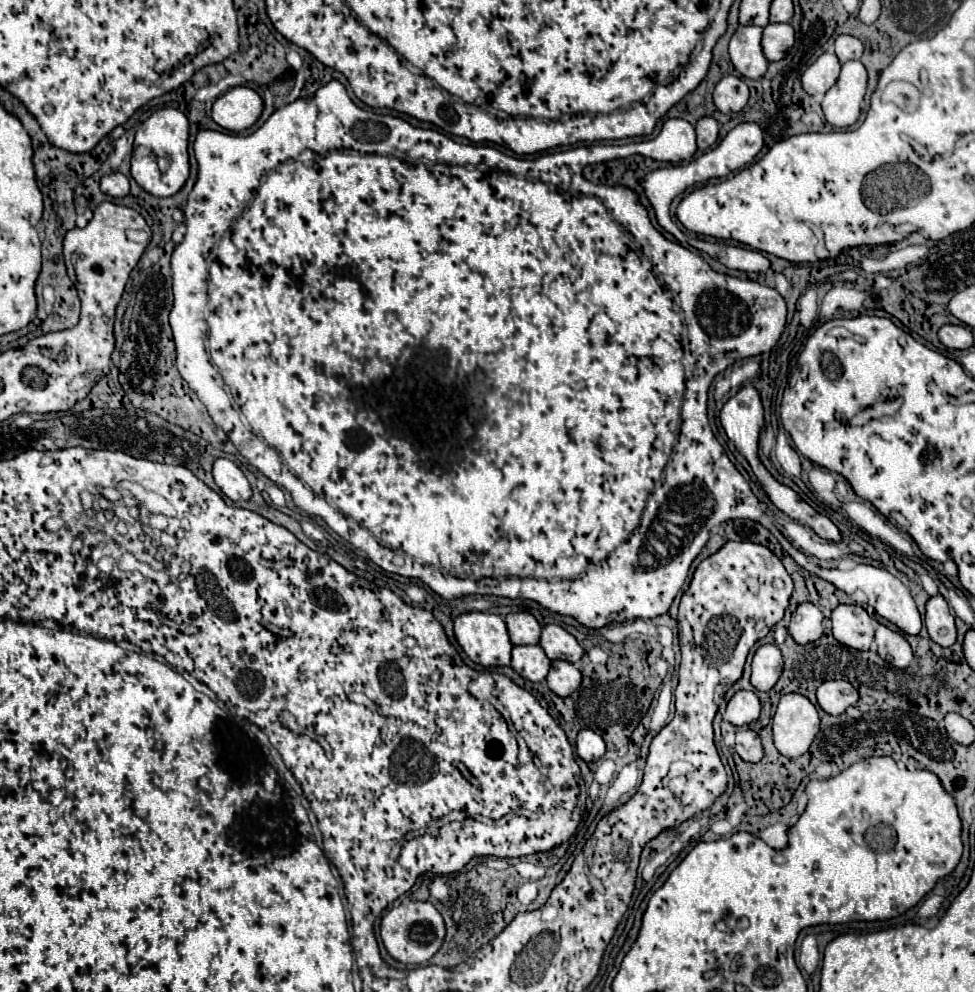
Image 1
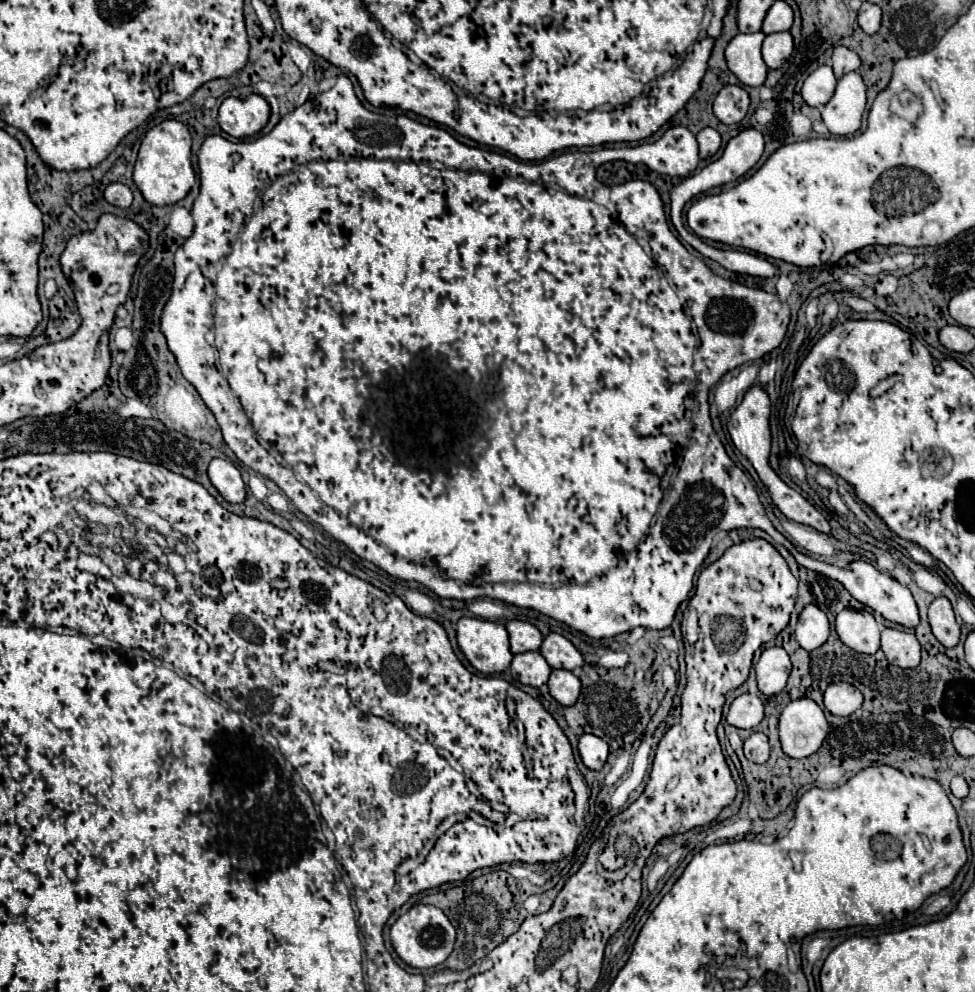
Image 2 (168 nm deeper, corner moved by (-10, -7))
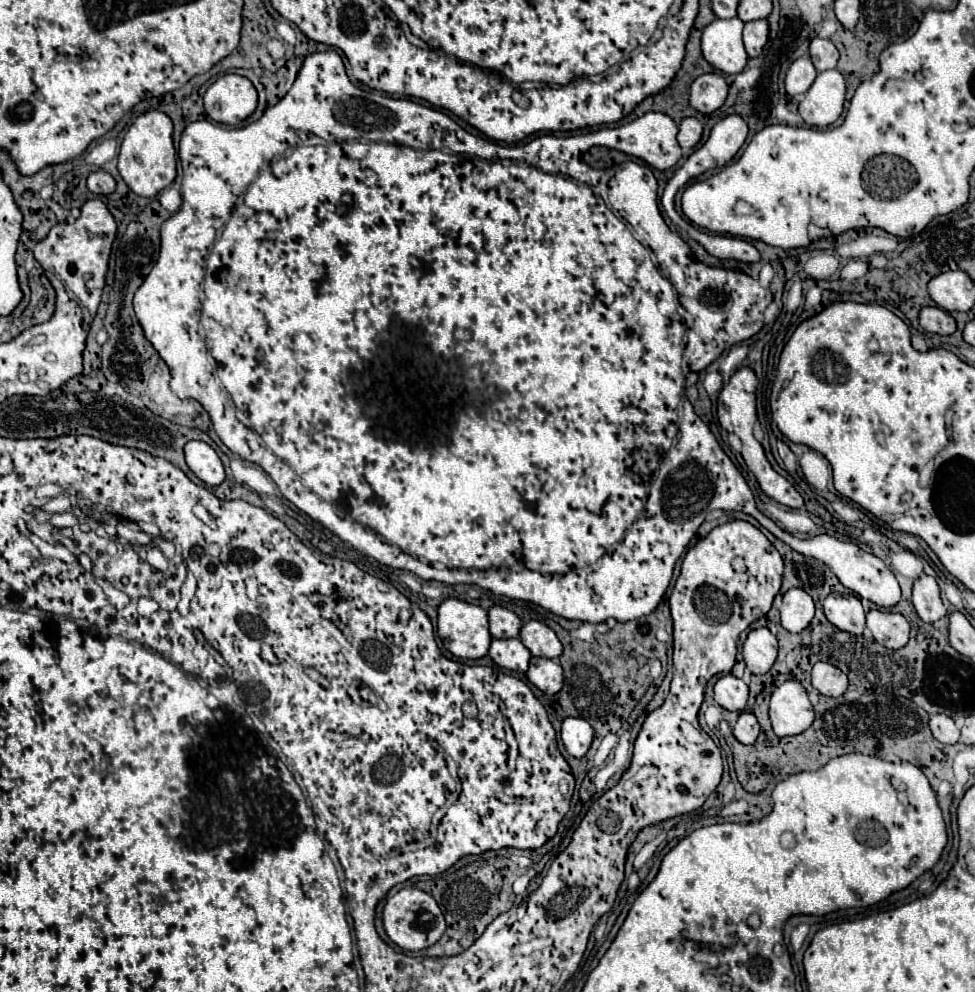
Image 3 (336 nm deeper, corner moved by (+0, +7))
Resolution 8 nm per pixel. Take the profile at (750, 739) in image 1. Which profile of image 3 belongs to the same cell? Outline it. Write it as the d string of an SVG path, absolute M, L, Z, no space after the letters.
M742 712L732 728L734 736L738 742L742 744L754 744L758 734L760 734L760 726L758 726L758 720L752 712Z

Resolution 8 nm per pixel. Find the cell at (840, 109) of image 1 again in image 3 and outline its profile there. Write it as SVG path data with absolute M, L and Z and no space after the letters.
M838 70L820 72L798 104L798 114L810 126L826 128L834 124L844 108L846 82Z

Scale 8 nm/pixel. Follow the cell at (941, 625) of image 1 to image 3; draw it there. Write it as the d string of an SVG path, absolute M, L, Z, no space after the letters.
M920 576L912 588L912 604L918 616L932 624L946 616L946 608L940 598L940 588L932 576Z

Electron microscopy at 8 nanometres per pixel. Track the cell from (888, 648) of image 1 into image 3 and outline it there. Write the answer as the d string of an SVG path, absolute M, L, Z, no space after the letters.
M874 608L866 614L866 626L870 628L874 640L890 650L898 650L908 644L910 624L902 614Z

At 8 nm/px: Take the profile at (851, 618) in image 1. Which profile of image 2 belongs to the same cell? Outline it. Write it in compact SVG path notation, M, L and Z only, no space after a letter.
M844 608L836 616L836 632L840 640L862 654L876 654L880 650L880 630L882 626L866 610Z

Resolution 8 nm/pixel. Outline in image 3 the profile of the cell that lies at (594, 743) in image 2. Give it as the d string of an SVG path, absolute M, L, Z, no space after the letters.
M566 718L562 722L560 736L562 736L562 744L568 750L568 754L574 758L582 758L592 744L594 730L584 718Z

